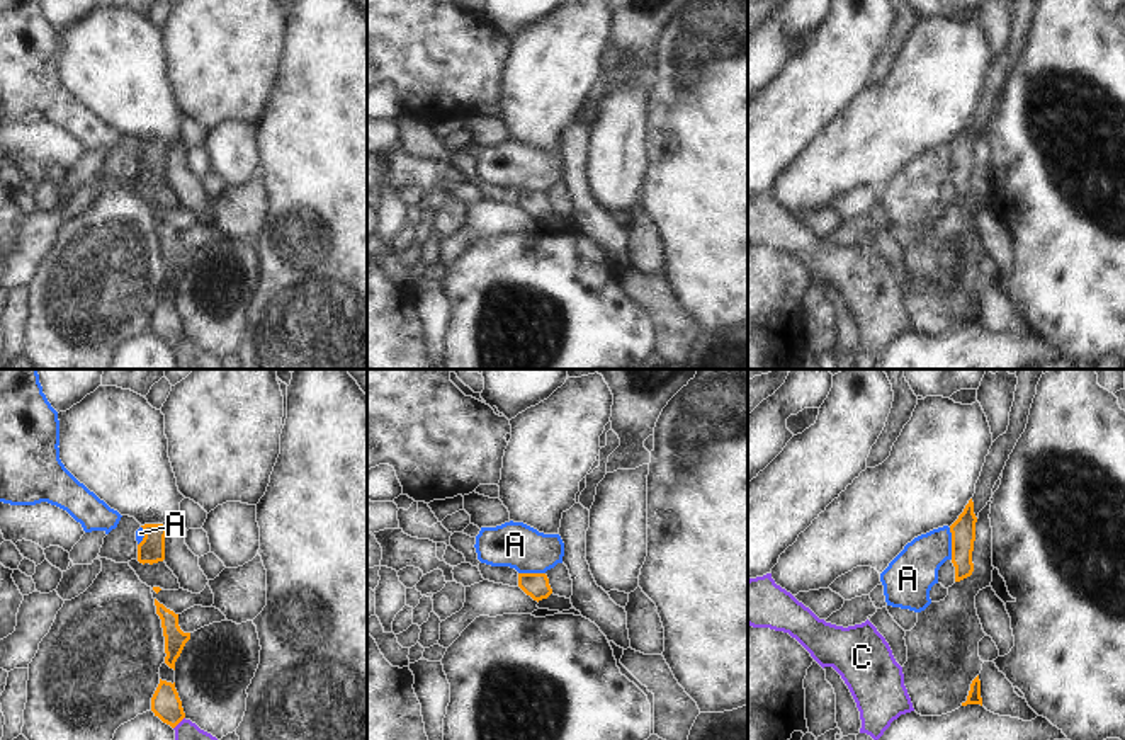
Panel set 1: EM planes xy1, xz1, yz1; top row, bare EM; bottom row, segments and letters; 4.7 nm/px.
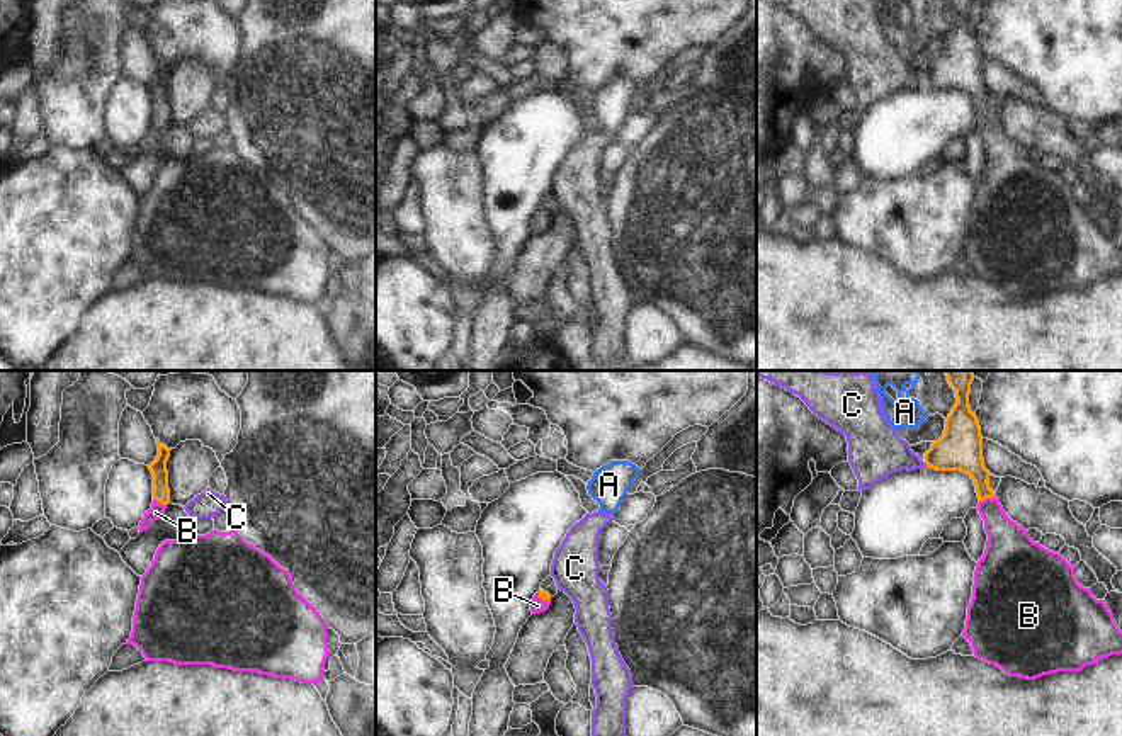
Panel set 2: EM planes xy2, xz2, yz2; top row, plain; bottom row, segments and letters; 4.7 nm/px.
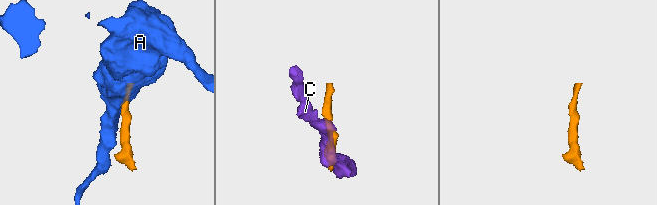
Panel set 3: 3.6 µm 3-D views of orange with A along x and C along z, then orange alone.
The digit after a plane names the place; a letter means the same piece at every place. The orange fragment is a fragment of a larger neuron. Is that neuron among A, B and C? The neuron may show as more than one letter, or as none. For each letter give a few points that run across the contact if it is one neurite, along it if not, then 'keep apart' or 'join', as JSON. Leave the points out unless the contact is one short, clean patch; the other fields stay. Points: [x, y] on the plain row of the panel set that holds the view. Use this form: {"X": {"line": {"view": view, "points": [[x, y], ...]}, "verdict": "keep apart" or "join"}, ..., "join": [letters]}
{"A": {"verdict": "keep apart"}, "B": {"line": {"view": "yz2", "points": [[961, 70], [981, 96], [986, 116], [988, 126], [1008, 164]]}, "verdict": "join"}, "C": {"line": {"view": "xy1", "points": [[184, 335], [174, 347]]}, "verdict": "keep apart"}, "join": ["B"]}

